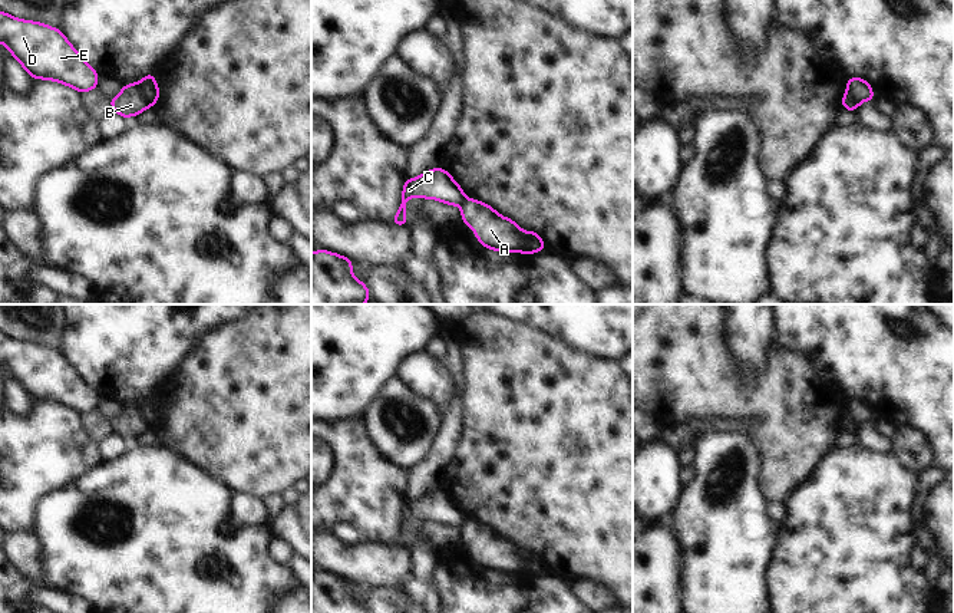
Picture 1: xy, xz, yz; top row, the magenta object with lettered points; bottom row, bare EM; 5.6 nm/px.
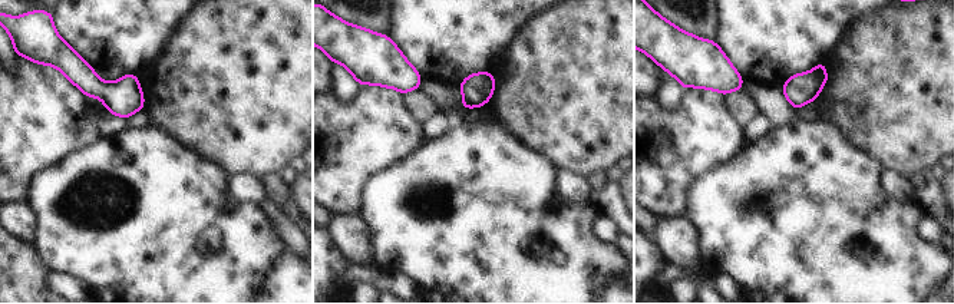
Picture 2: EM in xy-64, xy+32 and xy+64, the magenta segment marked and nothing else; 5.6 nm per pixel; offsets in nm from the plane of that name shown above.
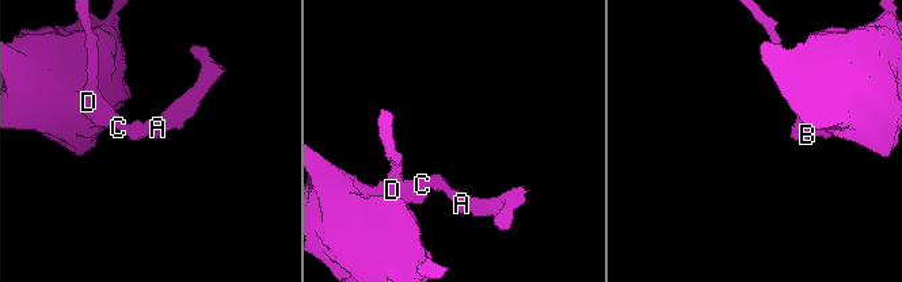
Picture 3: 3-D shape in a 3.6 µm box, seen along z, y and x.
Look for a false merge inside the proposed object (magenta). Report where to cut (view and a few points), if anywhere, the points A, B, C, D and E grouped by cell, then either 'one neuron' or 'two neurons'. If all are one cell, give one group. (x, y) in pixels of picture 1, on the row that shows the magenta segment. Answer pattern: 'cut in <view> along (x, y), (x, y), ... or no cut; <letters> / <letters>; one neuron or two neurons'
cut in xy along (137, 83), (149, 105); A / B C D E; two neurons

